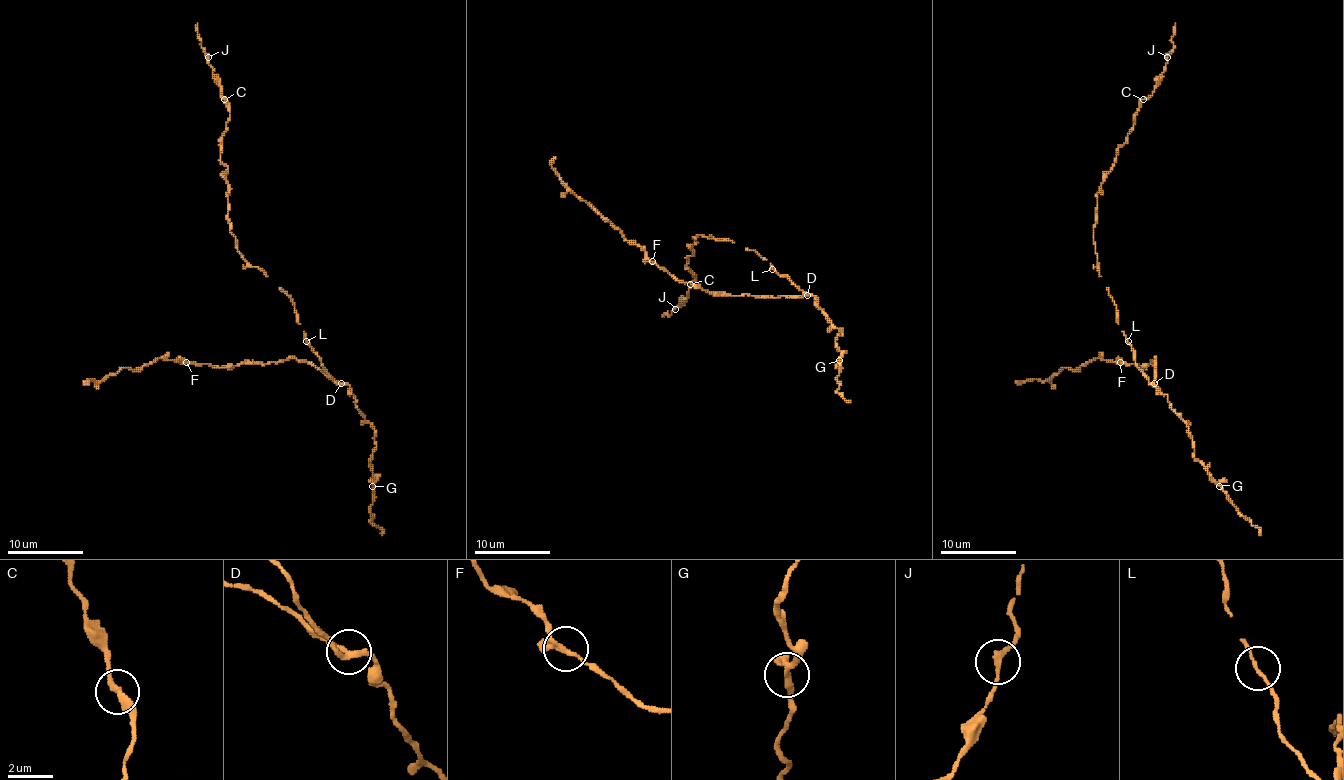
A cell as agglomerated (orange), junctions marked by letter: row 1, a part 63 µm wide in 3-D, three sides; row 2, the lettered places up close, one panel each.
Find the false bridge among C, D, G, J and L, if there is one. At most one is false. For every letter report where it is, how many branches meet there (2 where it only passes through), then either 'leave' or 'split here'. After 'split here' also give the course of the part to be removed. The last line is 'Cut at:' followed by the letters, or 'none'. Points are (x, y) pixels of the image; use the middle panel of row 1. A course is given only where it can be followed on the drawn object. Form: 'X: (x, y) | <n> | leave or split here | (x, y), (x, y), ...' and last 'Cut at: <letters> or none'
C: (690, 284) | 2 | leave
D: (807, 295) | 3 | split here | (807, 296), (709, 294), (689, 282), (675, 280), (567, 185), (552, 166), (555, 157)
G: (839, 360) | 3 | leave
J: (675, 309) | 2 | leave
L: (772, 269) | 2 | leave
Cut at: D

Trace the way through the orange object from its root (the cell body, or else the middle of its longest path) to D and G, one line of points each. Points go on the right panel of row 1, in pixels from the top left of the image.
D: (1126, 339), (1131, 347), (1135, 366), (1152, 385), (1154, 383)
G: (1126, 339), (1131, 347), (1135, 366), (1168, 396), (1169, 408), (1188, 428), (1194, 457), (1219, 486)

